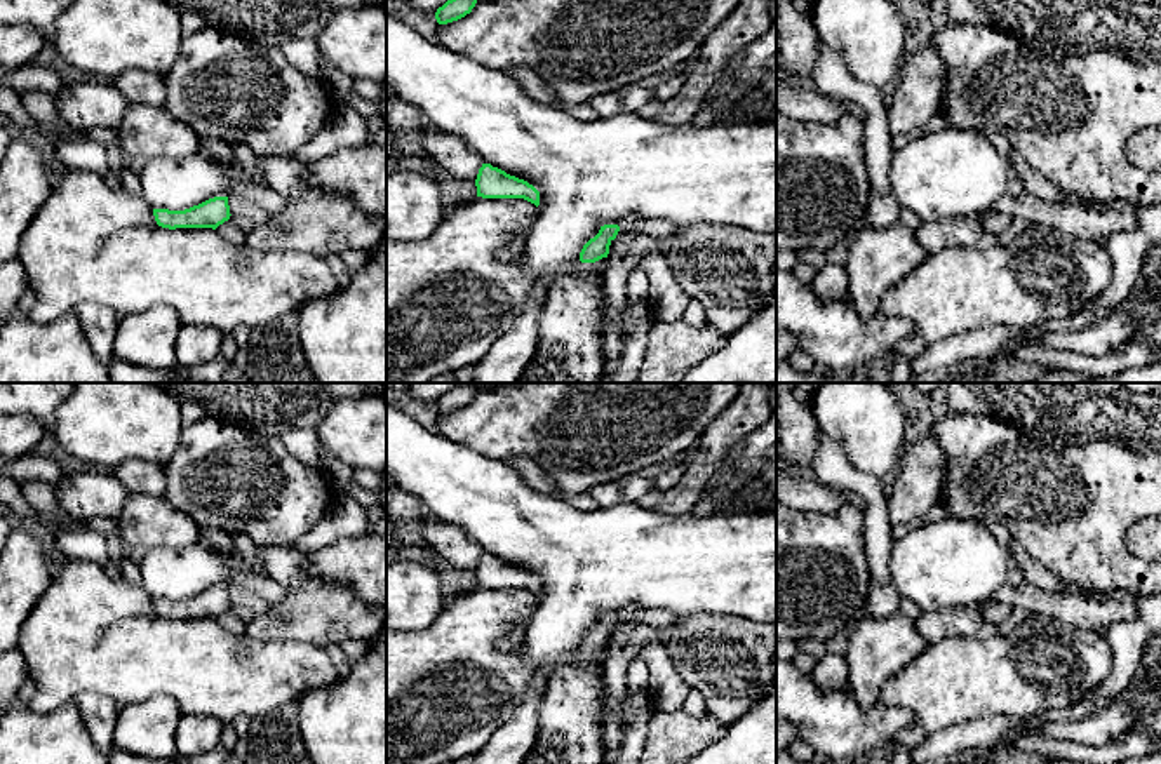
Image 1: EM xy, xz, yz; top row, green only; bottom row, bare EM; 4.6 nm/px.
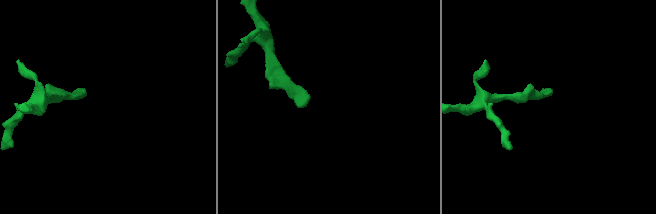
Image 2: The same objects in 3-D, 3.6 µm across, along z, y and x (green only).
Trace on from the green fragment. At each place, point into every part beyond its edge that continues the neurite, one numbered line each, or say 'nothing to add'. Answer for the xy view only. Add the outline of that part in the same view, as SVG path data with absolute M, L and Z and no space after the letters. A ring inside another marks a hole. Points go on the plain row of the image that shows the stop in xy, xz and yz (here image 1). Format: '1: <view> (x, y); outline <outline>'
nothing to add

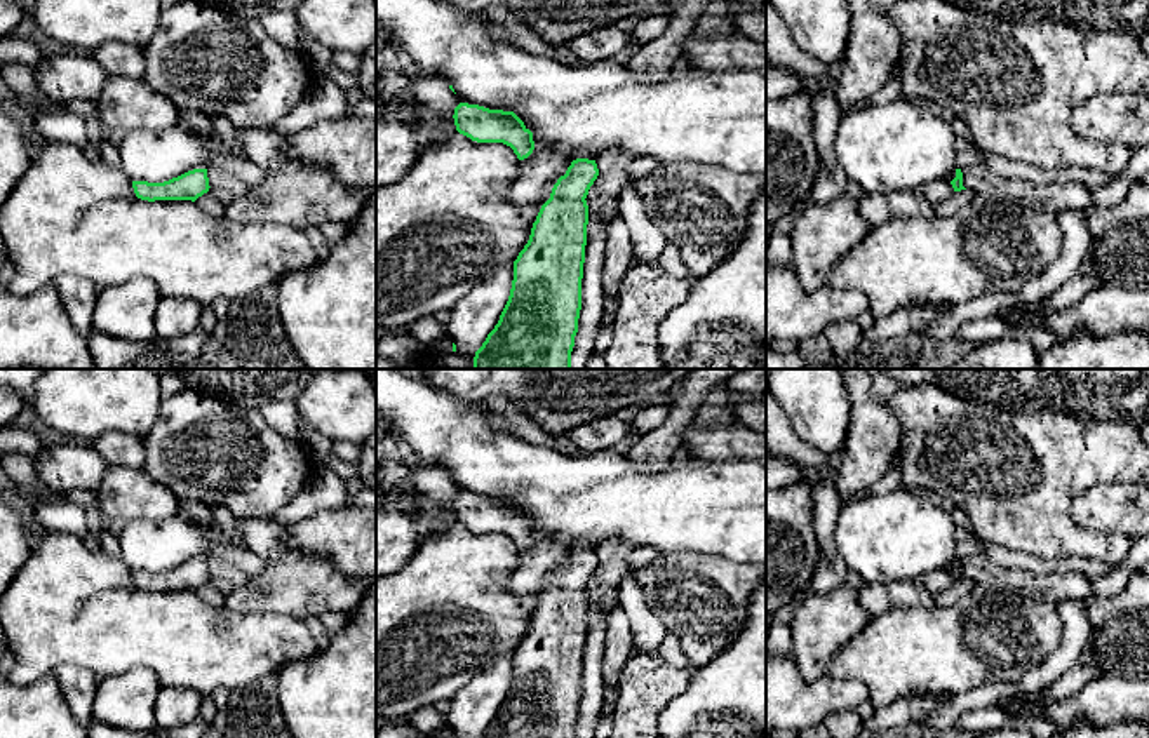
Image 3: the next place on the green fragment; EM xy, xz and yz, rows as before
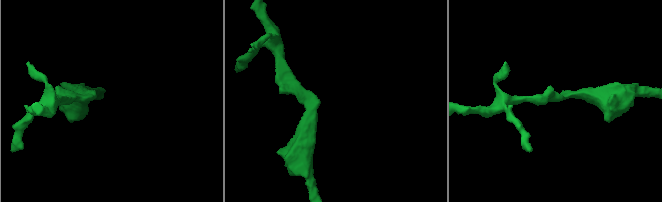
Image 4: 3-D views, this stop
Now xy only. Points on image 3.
nothing to add

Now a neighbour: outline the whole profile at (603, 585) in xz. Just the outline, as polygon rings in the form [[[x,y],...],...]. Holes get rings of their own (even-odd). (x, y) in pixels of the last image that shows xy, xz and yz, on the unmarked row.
[[[611,540],[601,545],[595,554],[599,566],[588,580],[587,595],[590,604],[599,604],[604,620],[618,606],[618,585],[630,573],[628,555],[634,548],[622,540]]]

